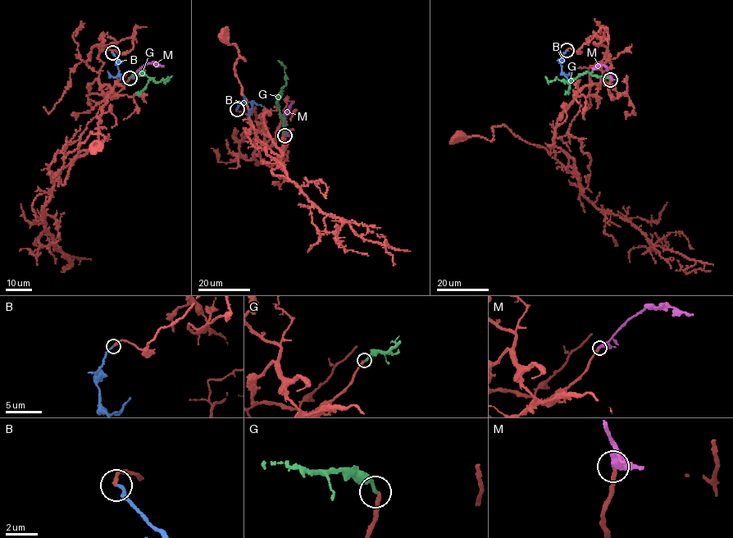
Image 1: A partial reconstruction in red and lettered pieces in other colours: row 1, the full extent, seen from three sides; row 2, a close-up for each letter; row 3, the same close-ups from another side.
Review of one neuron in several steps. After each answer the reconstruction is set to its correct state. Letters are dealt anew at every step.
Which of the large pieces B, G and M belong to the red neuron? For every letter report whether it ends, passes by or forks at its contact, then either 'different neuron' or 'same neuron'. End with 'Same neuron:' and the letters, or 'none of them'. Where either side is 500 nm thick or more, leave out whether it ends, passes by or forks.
B: it ends there; different neuron
G: it ends there; different neuron
M: it ends there; same neuron
Same neuron: M

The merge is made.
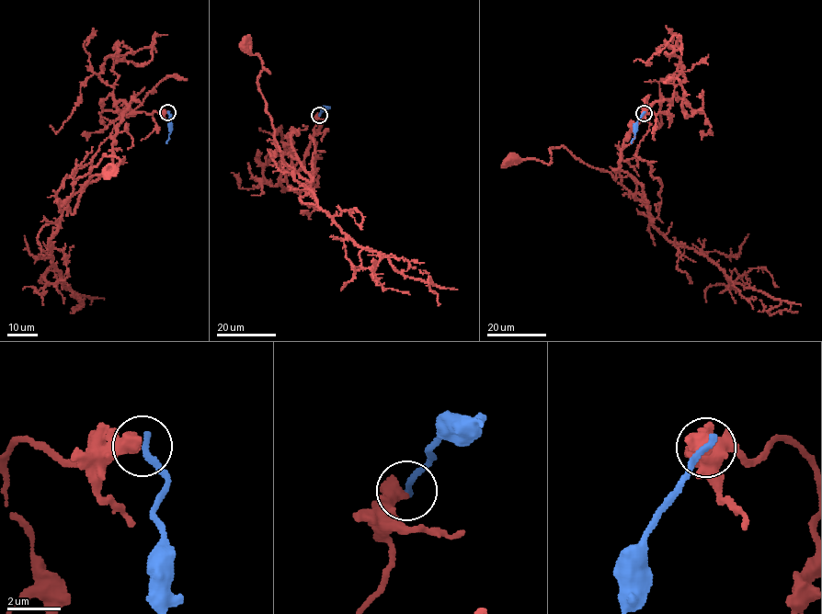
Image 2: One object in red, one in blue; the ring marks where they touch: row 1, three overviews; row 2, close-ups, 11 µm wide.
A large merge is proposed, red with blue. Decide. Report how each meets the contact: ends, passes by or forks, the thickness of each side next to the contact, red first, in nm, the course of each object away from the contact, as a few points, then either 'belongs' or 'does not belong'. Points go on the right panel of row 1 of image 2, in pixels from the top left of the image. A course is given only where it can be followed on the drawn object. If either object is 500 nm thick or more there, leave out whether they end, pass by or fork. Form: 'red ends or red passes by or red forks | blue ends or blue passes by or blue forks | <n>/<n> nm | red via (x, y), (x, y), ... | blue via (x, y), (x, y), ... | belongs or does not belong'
600/280 nm | red via (643, 113), (670, 103), (648, 108), (614, 169), (641, 185), (651, 221), (779, 299), (769, 313), (797, 312) | blue via (643, 113), (631, 142) | does not belong

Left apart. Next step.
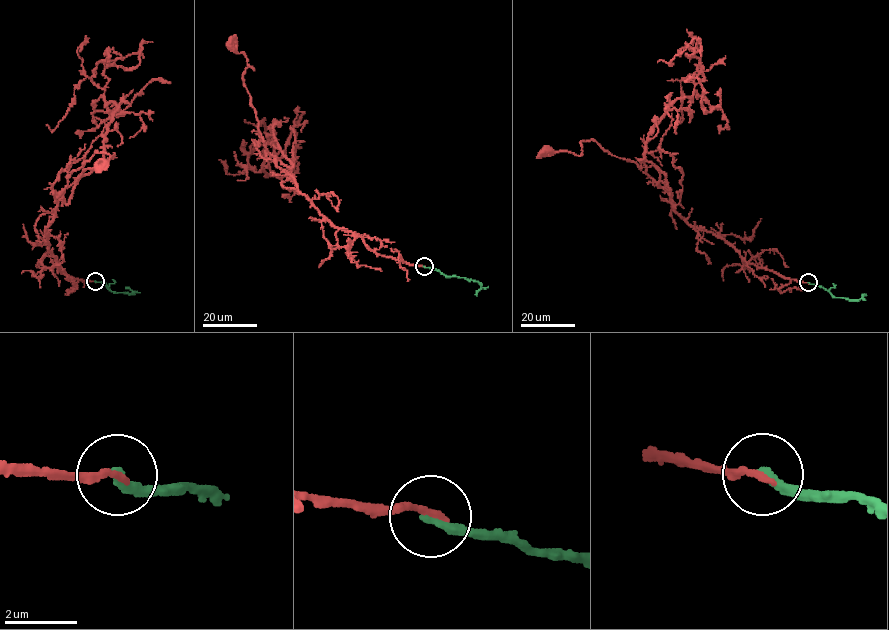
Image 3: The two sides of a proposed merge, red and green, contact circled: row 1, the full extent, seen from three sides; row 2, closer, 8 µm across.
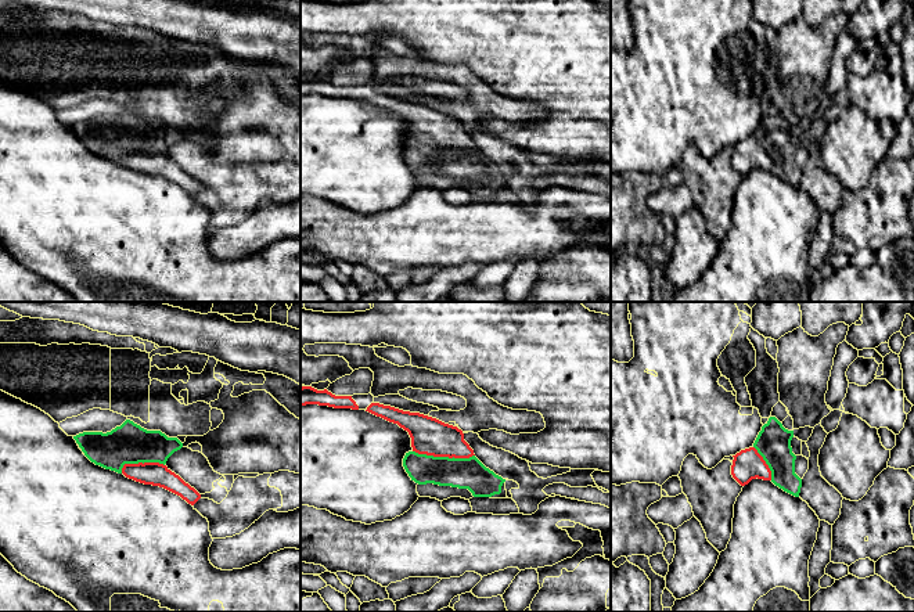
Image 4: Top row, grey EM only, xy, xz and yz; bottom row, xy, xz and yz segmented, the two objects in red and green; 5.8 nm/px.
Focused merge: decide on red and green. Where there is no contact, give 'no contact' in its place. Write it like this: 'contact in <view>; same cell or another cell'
contact in xz; same cell

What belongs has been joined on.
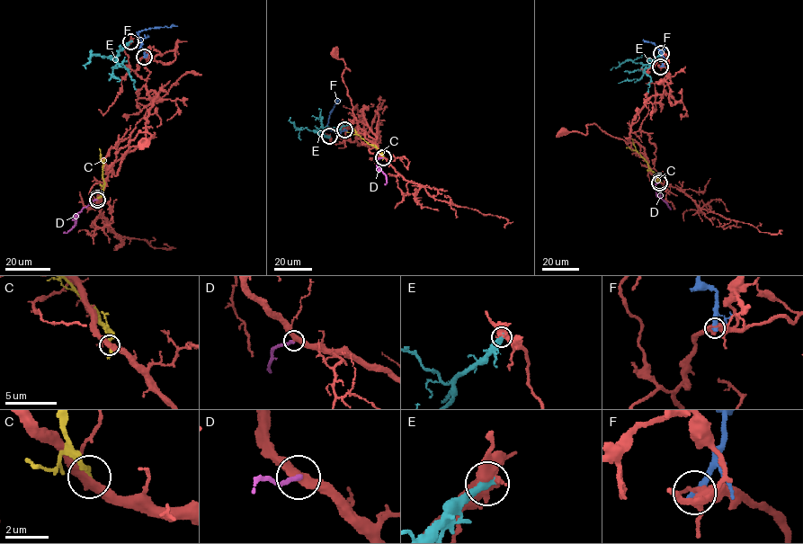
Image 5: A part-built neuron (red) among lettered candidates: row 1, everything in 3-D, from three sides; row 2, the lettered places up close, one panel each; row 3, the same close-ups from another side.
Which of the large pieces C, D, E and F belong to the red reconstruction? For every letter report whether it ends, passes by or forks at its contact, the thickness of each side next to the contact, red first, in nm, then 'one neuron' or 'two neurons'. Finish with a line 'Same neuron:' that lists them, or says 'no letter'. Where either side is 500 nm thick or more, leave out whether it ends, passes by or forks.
C: it passes by; calibres 440 and 190 nm; two neurons
D: it ends; calibres 380 and 200 nm; one neuron
E: calibres 550 and 440 nm; two neurons
F: it ends; calibres 200 and 400 nm; two neurons
Same neuron: D

